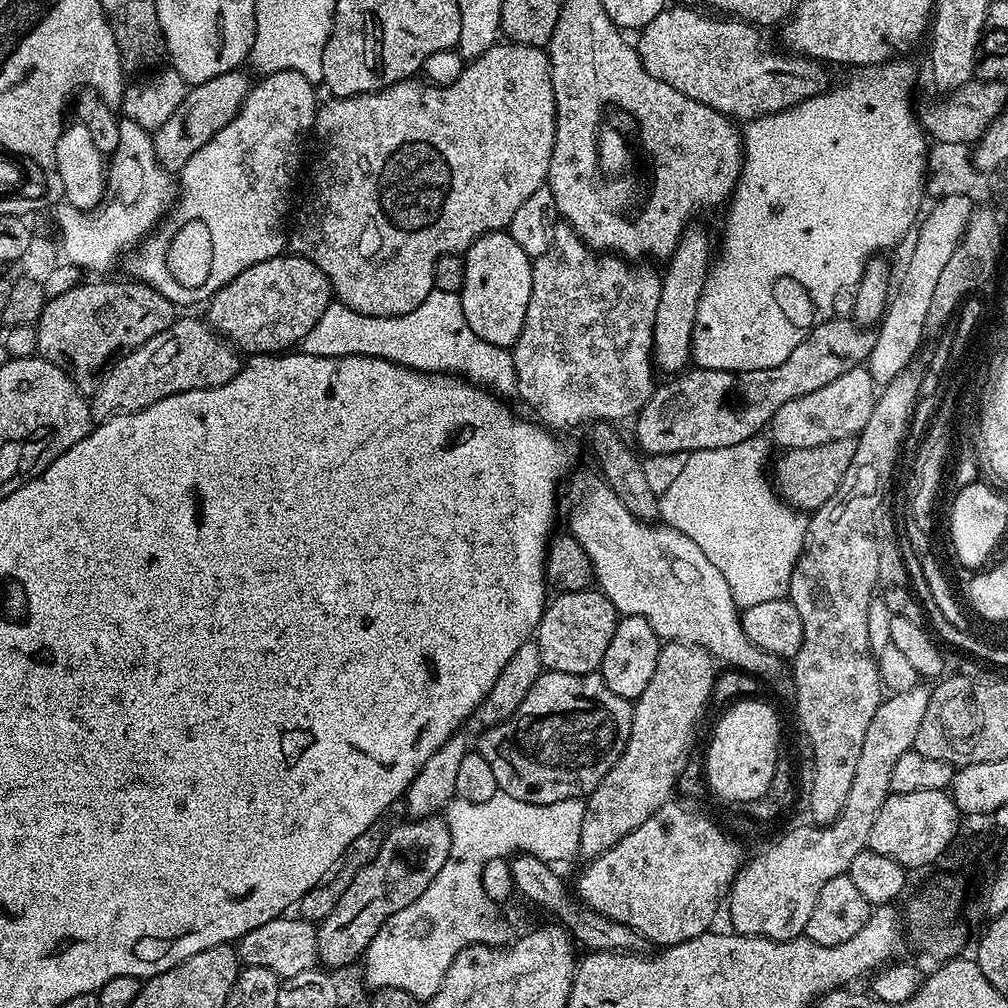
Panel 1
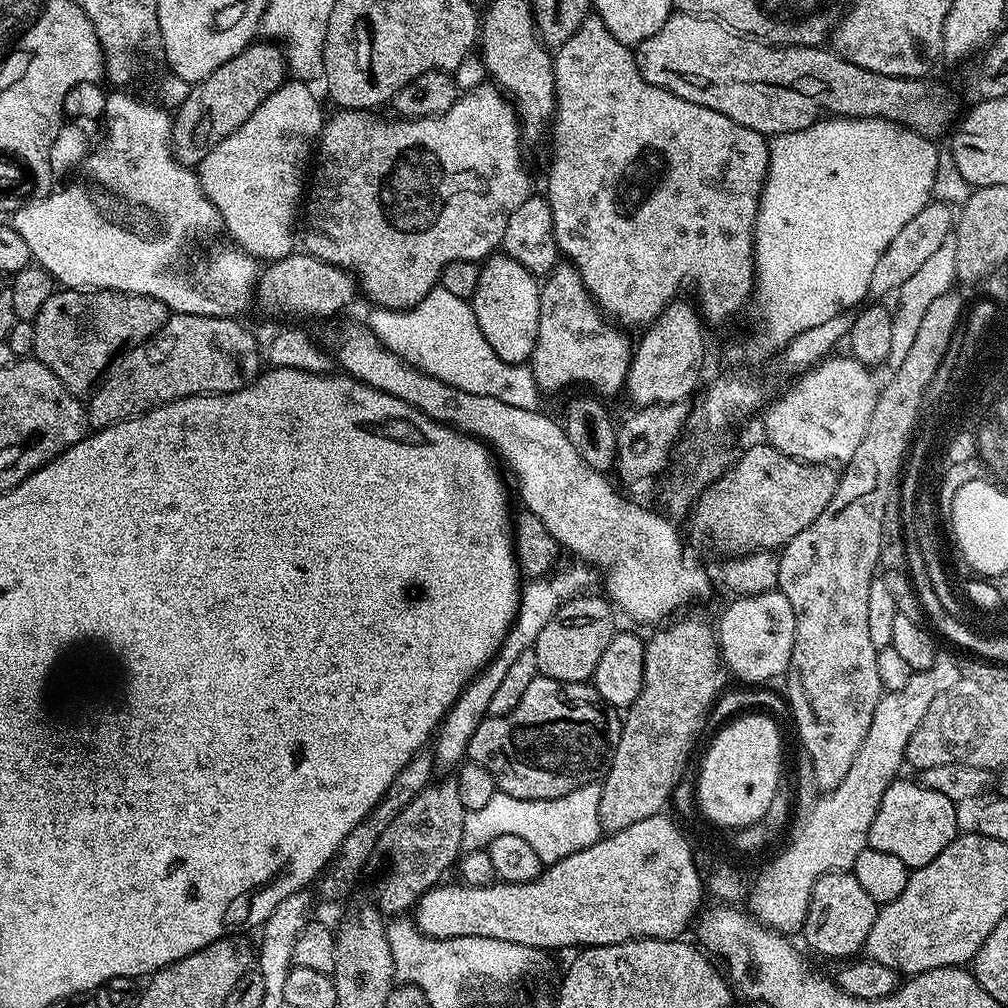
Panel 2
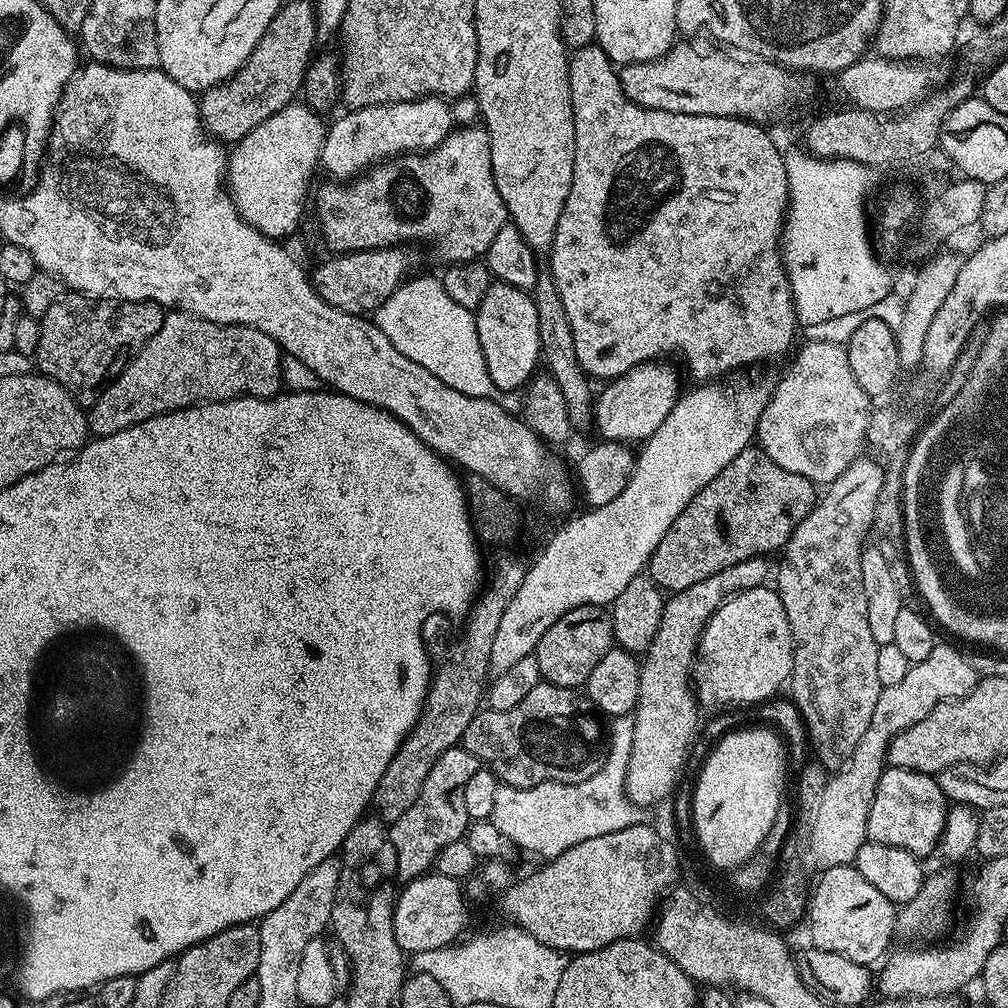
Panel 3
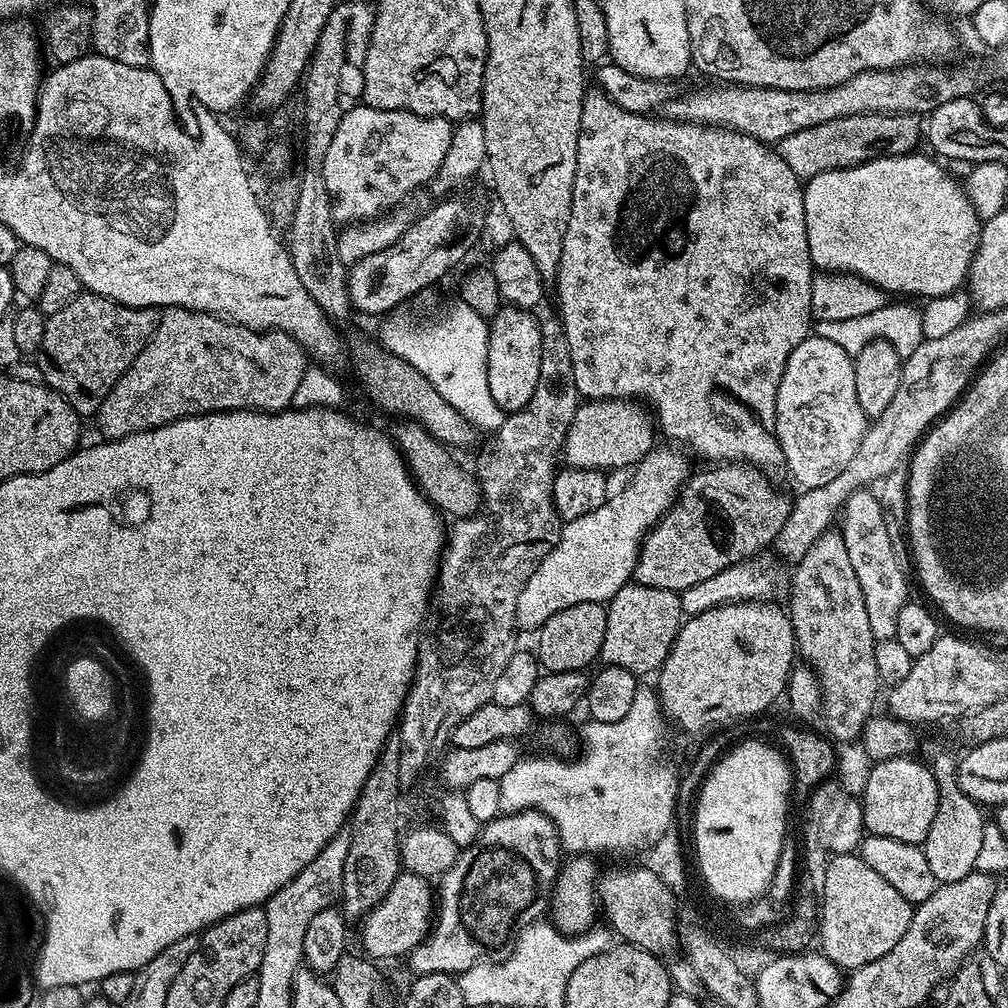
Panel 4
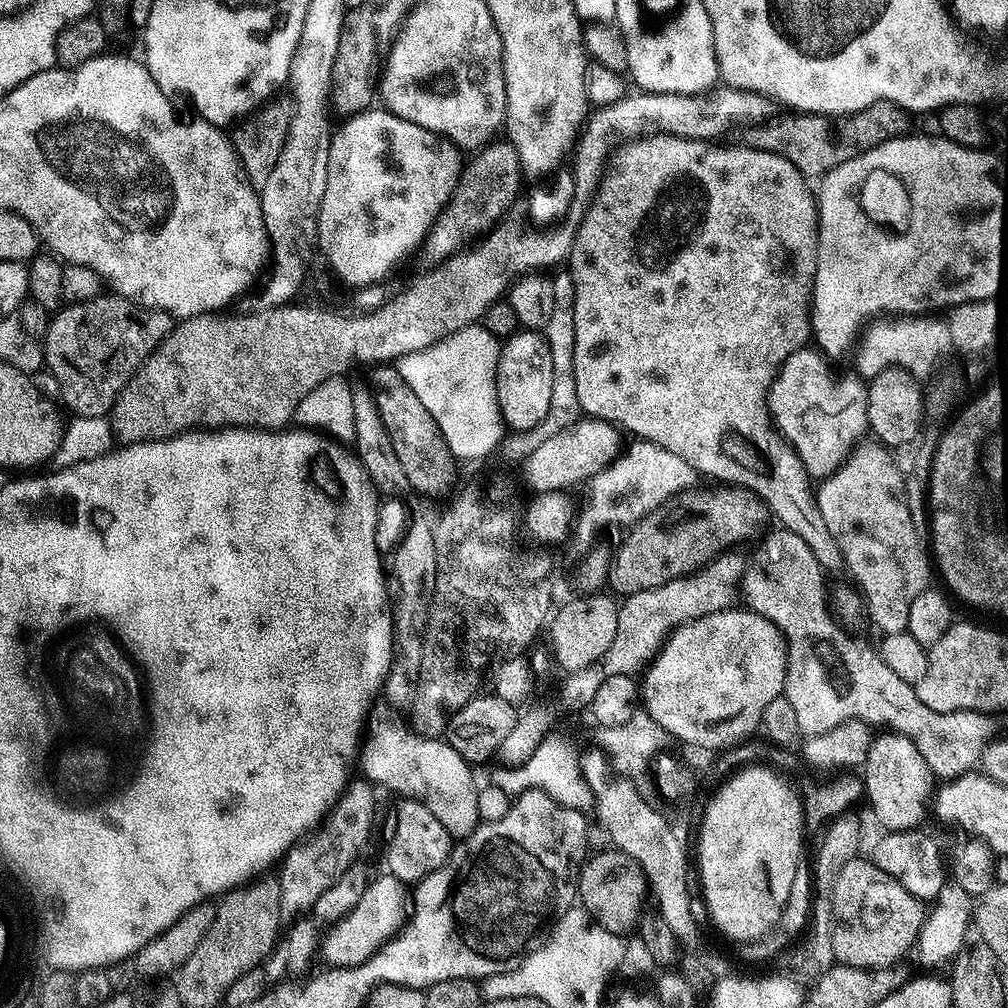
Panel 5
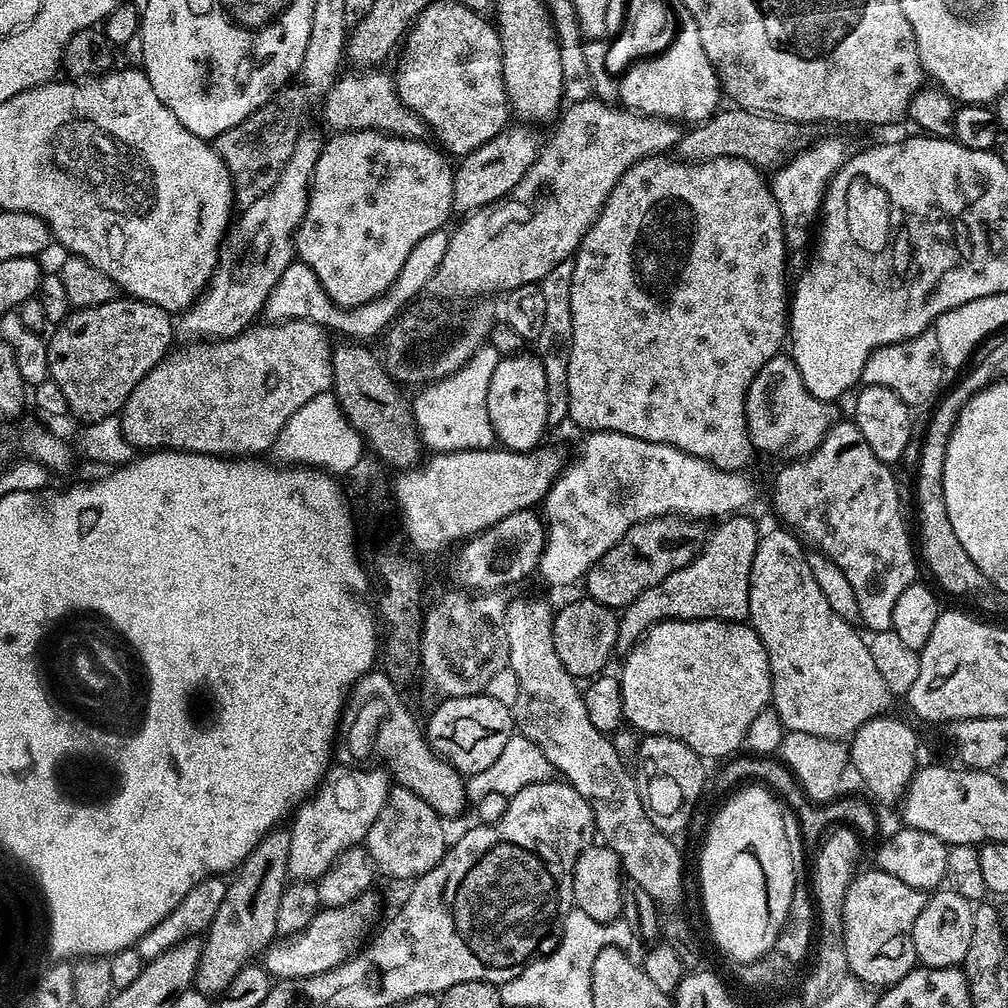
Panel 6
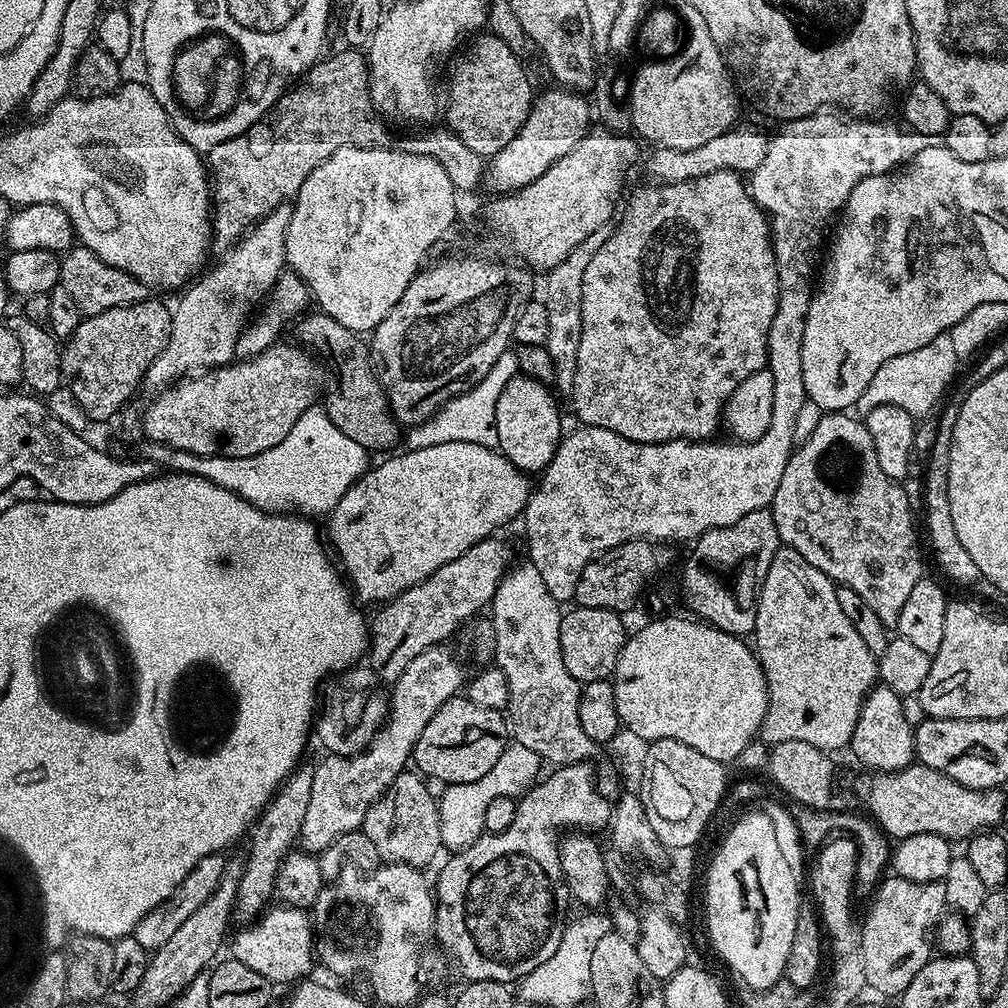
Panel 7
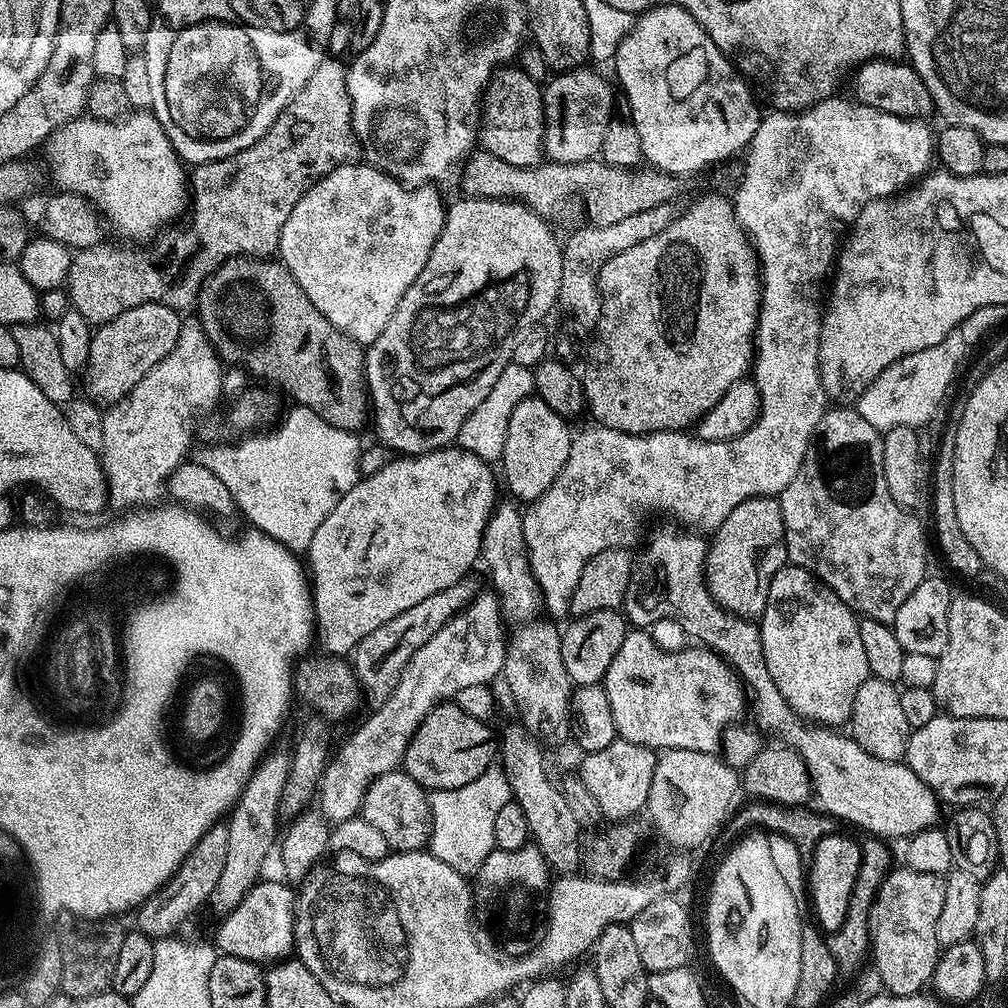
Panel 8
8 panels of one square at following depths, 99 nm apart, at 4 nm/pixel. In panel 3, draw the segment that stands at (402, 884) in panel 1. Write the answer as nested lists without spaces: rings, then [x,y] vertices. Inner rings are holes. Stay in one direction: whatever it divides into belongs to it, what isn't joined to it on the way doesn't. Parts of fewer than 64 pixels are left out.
[[[462,746],[446,750],[438,762],[430,769],[426,782],[422,782],[422,790],[414,806],[402,814],[390,828],[394,846],[398,850],[398,872],[401,877],[415,878],[423,876],[436,863],[436,856],[450,842],[465,839],[470,821],[466,814],[465,791],[468,779],[478,774],[481,762],[477,756],[470,754]]]

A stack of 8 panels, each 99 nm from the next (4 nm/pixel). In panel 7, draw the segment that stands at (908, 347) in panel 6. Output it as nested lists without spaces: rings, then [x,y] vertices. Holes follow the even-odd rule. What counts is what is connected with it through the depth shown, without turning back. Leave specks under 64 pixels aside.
[[[945,334],[934,338],[934,342],[918,350],[910,350],[910,354],[898,354],[898,358],[890,358],[890,362],[878,366],[878,374],[870,378],[870,386],[866,386],[855,407],[867,414],[878,406],[898,406],[913,418],[921,418],[945,399],[950,385],[957,379],[956,365],[958,359],[950,336]]]

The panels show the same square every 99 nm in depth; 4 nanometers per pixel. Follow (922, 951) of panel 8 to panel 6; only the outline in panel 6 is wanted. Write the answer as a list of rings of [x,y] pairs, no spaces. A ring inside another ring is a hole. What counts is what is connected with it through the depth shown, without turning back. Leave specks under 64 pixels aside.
[[[879,870],[857,871],[844,899],[844,948],[847,971],[876,990],[897,984],[917,967],[912,931],[925,906],[925,893]]]

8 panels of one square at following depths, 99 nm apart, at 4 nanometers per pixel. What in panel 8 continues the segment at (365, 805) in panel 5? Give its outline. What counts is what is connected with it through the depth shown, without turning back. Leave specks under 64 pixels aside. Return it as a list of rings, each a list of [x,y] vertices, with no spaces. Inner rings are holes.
[[[477,591],[476,596],[458,612],[454,618],[450,618],[410,658],[410,662],[402,670],[398,686],[394,686],[394,694],[382,702],[382,706],[371,709],[368,717],[352,732],[352,737],[341,746],[340,750],[329,759],[328,765],[324,767],[324,777],[318,785],[318,810],[324,815],[325,820],[332,824],[341,824],[347,820],[357,819],[360,807],[364,801],[366,790],[374,778],[378,778],[387,772],[397,771],[404,763],[406,746],[410,746],[410,738],[418,730],[418,726],[438,705],[451,701],[466,686],[478,686],[479,684],[491,685],[492,679],[499,677],[504,671],[504,650],[506,647],[506,631],[504,632],[505,617],[500,607],[500,597],[495,591]]]

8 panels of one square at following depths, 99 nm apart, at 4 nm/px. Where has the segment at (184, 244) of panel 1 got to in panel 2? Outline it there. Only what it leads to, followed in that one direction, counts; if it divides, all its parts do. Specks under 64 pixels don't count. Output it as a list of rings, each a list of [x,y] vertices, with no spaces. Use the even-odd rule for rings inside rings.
[[[289,79],[274,90],[242,126],[210,149],[198,165],[202,190],[207,194],[208,201],[220,211],[220,223],[232,239],[229,241],[260,262],[281,260],[294,251],[292,227],[295,224],[297,227],[298,209],[306,192],[304,163],[313,159],[314,149],[326,123],[326,112],[320,109],[315,94],[308,88],[311,87],[307,83]]]

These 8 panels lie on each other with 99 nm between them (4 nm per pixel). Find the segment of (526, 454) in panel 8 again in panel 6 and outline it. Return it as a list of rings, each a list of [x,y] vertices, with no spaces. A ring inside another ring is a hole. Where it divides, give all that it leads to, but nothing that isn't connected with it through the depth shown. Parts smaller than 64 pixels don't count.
[[[539,355],[503,357],[496,369],[494,378],[490,378],[490,390],[486,394],[486,410],[490,414],[490,426],[494,430],[497,441],[510,452],[532,452],[541,447],[544,431],[548,428],[550,413],[548,410],[546,390],[546,370]]]

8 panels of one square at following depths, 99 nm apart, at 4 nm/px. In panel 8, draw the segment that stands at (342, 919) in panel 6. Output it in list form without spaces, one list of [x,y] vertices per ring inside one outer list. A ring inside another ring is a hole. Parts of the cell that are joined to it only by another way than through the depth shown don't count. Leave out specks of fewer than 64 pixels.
[[[261,879],[229,912],[223,913],[220,925],[216,928],[214,944],[223,955],[237,956],[257,962],[279,962],[294,948],[297,909],[294,907],[293,889],[283,879]]]

